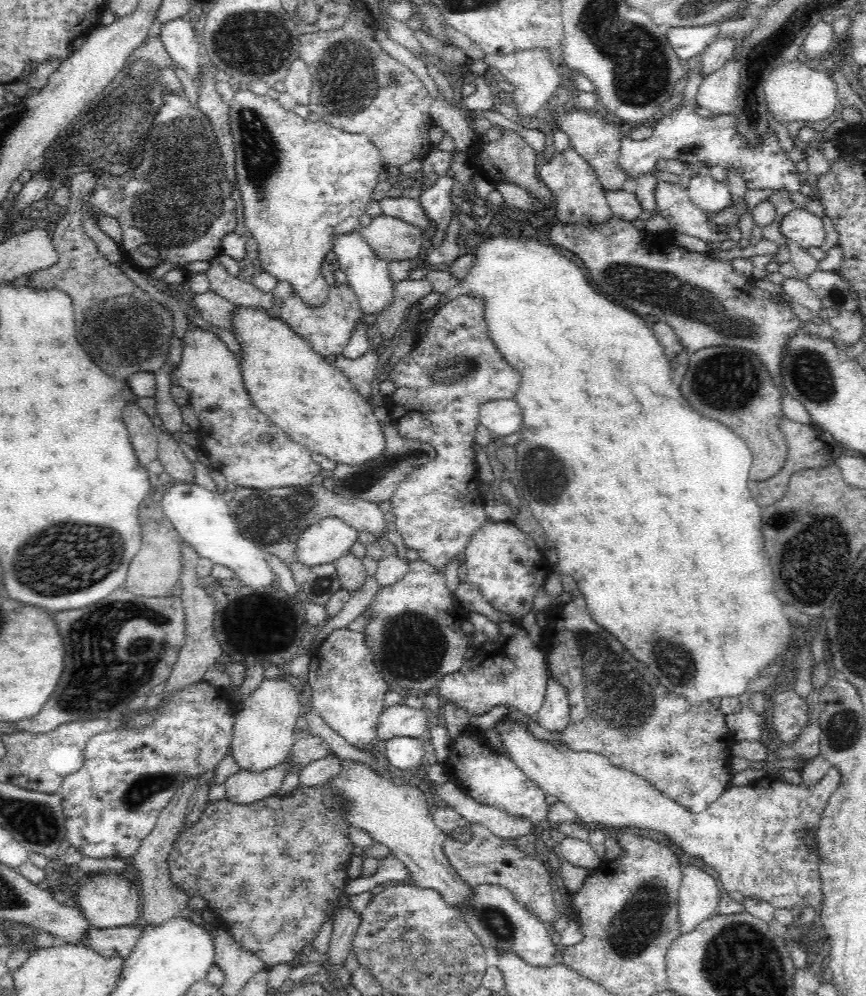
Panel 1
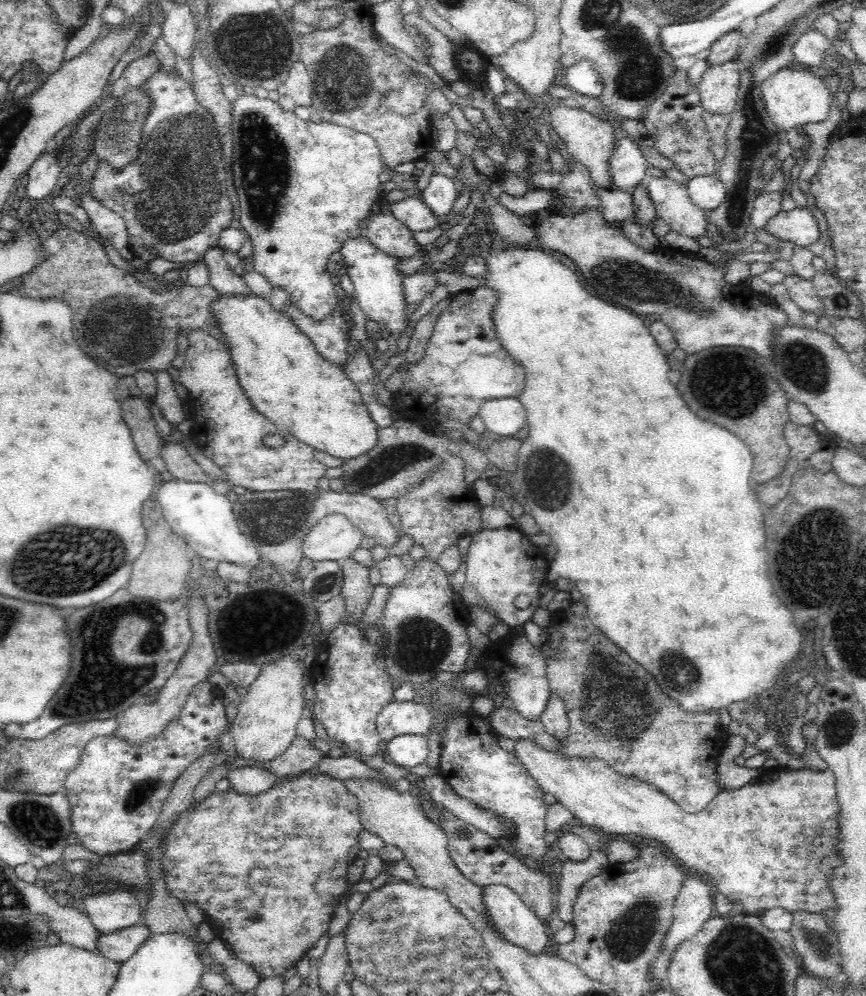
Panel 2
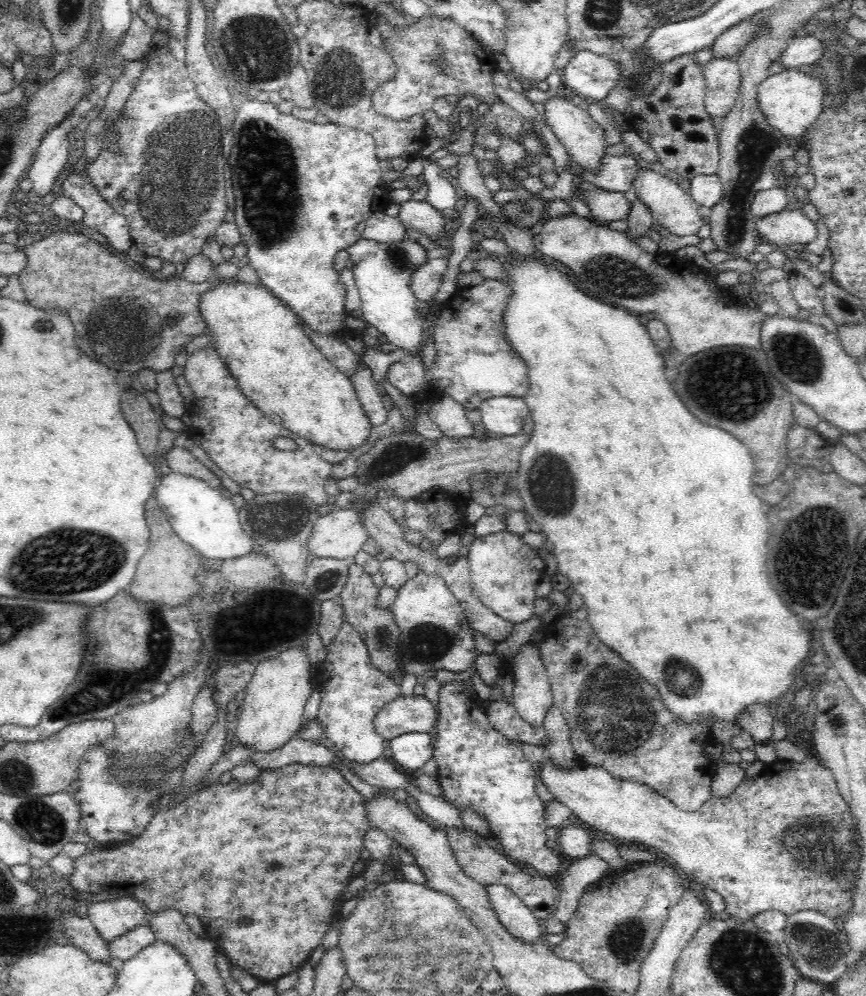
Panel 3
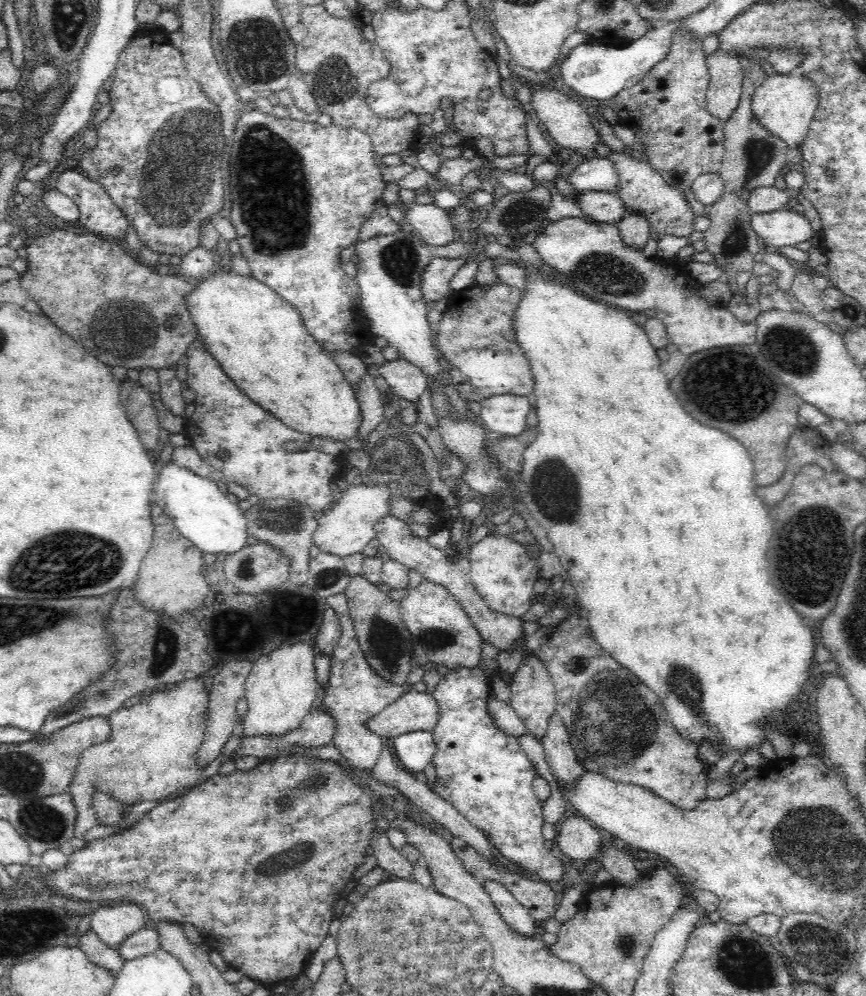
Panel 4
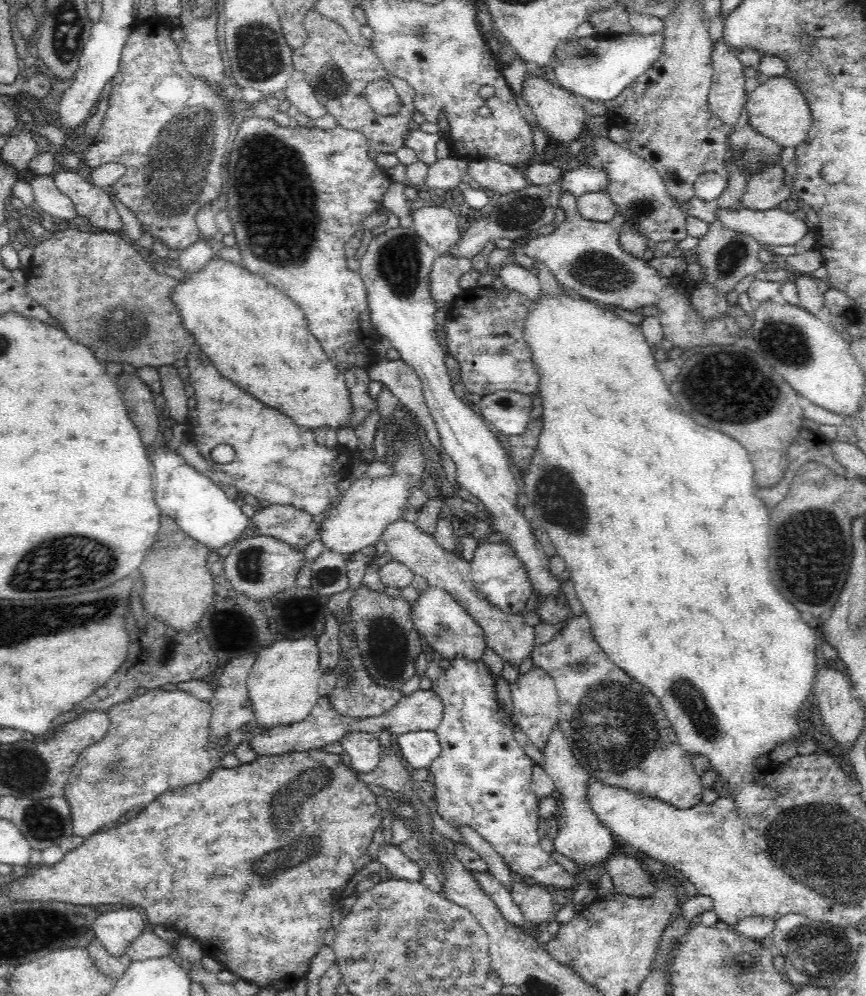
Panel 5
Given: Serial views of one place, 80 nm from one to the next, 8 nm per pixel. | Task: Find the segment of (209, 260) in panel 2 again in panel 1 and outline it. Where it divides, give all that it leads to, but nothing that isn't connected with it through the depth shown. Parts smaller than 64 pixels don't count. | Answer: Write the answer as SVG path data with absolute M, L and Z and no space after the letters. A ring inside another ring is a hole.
M220 256L213 257L209 262L206 274L209 279L209 290L222 296L235 305L253 306L268 310L272 308L272 294L263 294L254 288L253 284L231 275L219 260Z

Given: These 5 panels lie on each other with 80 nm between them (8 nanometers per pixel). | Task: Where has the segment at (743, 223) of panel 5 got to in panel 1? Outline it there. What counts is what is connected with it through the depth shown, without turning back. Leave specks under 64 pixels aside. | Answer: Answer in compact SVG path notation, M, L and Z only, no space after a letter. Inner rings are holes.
M804 208L794 209L780 220L780 233L806 249L821 247L826 240L823 220Z

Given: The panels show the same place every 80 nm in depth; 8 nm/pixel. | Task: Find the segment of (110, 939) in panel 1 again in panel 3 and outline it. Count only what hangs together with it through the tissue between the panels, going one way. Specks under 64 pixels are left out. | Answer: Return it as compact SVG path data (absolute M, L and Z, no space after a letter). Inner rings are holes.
M140 925L107 945L113 958L126 962L141 953L147 946L154 944L156 940L153 930L148 925Z

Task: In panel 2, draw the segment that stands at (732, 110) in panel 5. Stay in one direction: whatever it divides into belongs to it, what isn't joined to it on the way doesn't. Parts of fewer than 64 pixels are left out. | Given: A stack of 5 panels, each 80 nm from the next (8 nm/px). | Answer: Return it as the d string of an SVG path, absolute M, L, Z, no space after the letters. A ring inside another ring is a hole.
M735 60L709 65L697 84L705 111L715 115L730 114L736 106L739 82L739 67Z

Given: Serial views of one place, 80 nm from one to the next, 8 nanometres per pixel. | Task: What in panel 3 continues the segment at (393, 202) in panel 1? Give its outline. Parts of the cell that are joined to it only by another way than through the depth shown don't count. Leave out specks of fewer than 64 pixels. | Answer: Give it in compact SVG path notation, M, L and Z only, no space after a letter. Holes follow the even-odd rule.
M410 199L401 203L399 219L406 229L426 235L433 244L450 238L450 233L445 230L445 220L441 211L436 210L427 200Z

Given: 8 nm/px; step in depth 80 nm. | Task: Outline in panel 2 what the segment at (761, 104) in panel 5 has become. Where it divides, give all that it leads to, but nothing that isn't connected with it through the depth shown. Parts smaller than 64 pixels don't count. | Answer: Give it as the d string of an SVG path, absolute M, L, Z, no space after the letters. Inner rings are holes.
M780 69L761 84L762 102L777 130L788 132L792 128L801 131L805 124L826 120L830 112L832 95L821 77L804 70Z

